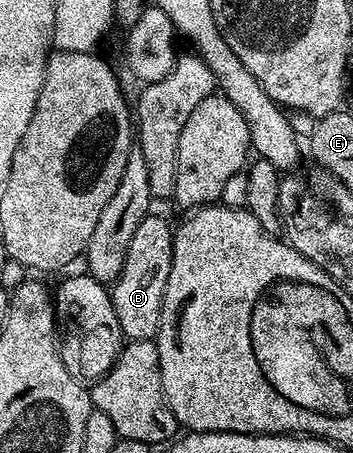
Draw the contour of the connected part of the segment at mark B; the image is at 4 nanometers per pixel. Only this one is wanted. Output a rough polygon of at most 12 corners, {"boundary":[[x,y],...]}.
{"boundary":[[150,213],[111,284],[125,340],[155,340],[173,224]]}

